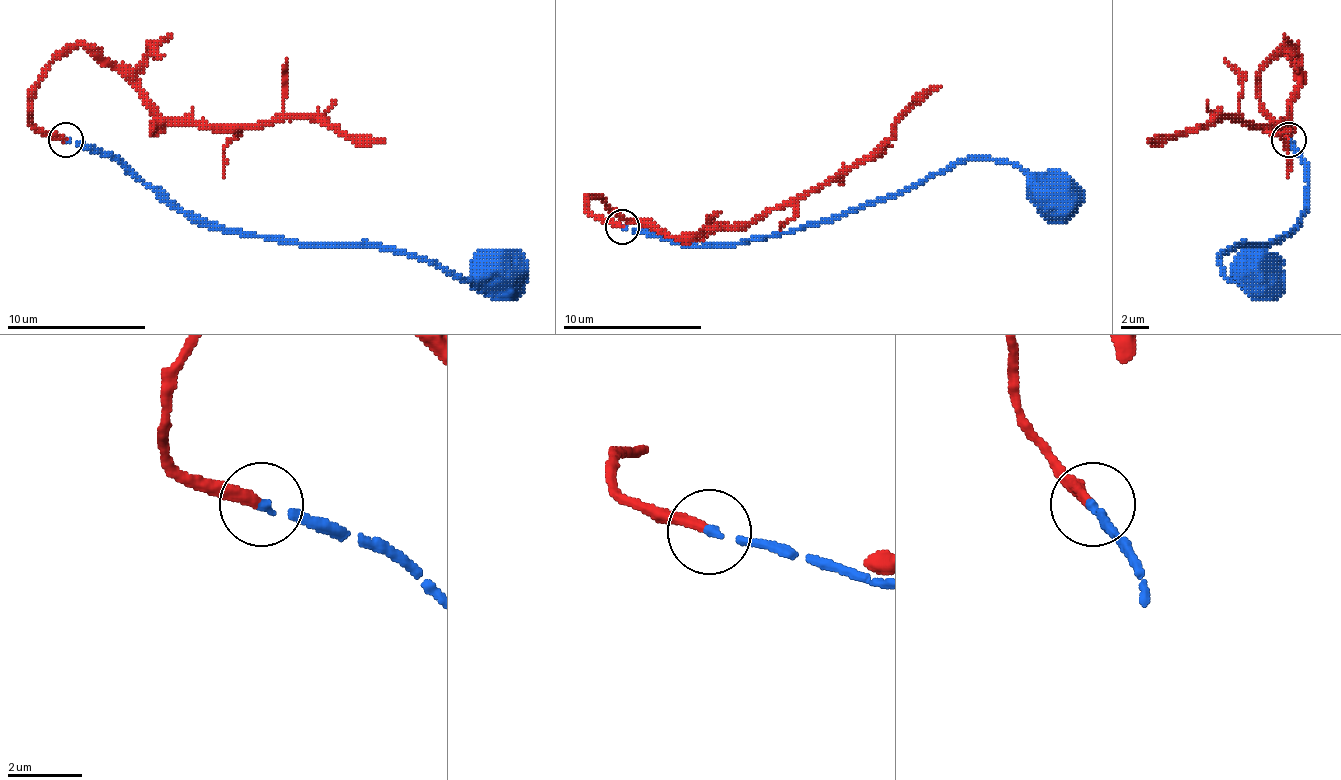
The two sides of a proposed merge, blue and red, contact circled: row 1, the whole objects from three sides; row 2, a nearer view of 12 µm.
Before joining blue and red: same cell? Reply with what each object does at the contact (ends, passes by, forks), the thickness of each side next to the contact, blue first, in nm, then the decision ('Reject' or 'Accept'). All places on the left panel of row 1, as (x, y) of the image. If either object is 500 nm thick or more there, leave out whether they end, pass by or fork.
At the ring blue ends. At the ring red ends. Thickness 170 nm (blue) against 300 nm. Accept

